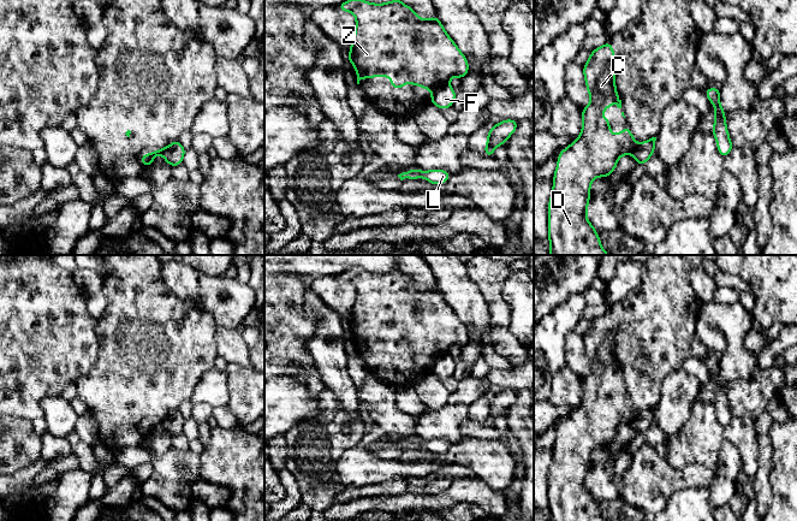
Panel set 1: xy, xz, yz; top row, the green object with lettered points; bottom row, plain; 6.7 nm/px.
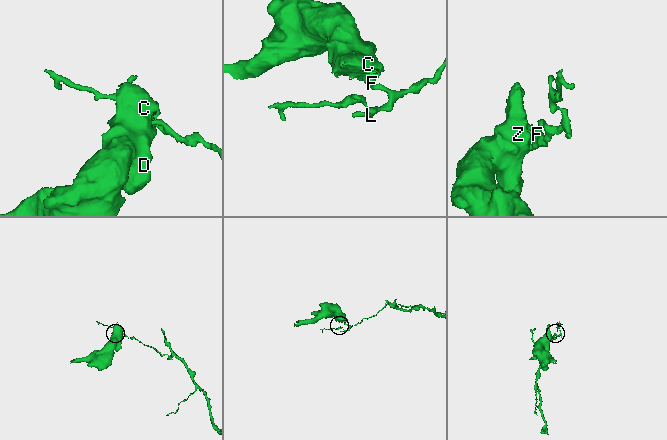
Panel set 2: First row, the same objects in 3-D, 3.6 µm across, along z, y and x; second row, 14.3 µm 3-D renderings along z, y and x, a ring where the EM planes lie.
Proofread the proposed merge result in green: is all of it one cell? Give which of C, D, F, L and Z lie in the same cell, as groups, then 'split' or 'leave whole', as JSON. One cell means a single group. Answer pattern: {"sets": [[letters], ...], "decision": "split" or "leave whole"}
{"sets": [["C", "D", "Z"], ["F", "L"]], "decision": "split"}

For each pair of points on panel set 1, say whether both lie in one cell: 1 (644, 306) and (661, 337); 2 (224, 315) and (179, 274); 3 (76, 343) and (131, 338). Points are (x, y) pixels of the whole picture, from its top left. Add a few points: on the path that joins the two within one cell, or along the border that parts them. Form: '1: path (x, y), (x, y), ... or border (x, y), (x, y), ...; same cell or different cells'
1: path (652, 313), (661, 330); same cell
2: path (213, 305), (190, 284); same cell
3: border (96, 320), (97, 360), (91, 368); different cells

